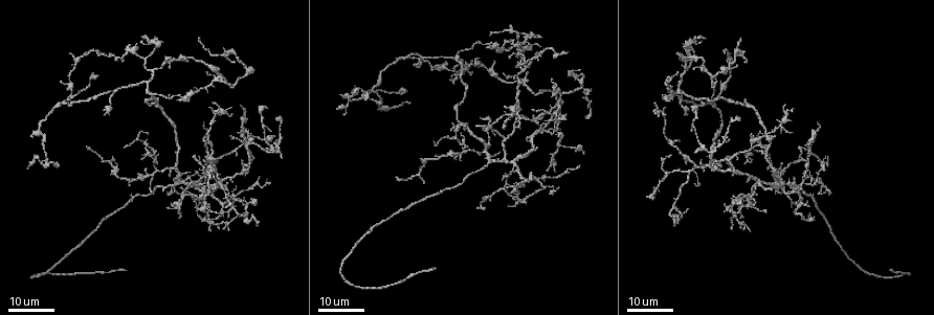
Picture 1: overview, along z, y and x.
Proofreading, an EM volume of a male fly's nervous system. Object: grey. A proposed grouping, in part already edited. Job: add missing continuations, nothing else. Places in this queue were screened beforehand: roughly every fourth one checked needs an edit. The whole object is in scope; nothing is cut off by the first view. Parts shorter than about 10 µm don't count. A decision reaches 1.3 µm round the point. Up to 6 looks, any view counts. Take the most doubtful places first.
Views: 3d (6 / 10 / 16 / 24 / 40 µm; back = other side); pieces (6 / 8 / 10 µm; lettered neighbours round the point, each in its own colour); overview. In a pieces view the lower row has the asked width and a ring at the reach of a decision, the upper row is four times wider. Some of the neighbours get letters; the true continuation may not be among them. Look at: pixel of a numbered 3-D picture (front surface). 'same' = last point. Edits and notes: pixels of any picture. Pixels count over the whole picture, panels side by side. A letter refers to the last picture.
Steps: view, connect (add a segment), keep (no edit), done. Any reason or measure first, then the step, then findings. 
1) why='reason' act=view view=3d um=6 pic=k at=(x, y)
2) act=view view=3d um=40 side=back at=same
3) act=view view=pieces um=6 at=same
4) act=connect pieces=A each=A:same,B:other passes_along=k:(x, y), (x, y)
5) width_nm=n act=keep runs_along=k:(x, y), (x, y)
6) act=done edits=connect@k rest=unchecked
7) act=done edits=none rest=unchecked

why='branch stops here' act=view view=3d um=24 pic=1 at=(125, 269)

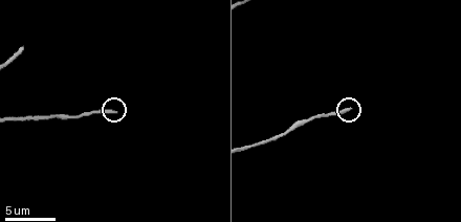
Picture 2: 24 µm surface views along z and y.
act=view view=pieces um=8 pic=2 at=(352, 109)

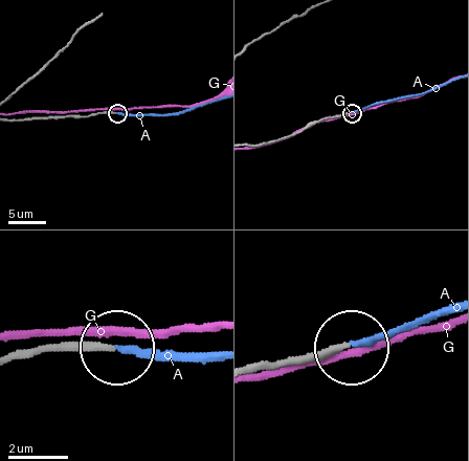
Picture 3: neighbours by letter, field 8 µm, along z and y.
width_nm=230 act=connect pieces=A each=A:same,G:other passes_along=3:(270, 366), (298, 366), (448, 313) found='it goes on there'

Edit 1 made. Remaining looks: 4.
why='branch stops here' act=view view=3d um=24 pic=1 at=(169, 195)

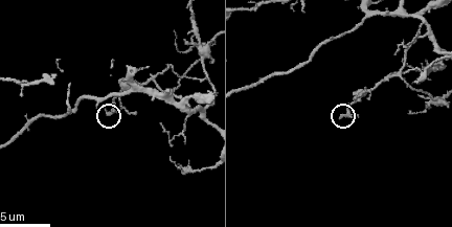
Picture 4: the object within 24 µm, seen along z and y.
why='what lies round it' act=view view=pieces um=8 pic=4 at=(107, 114)

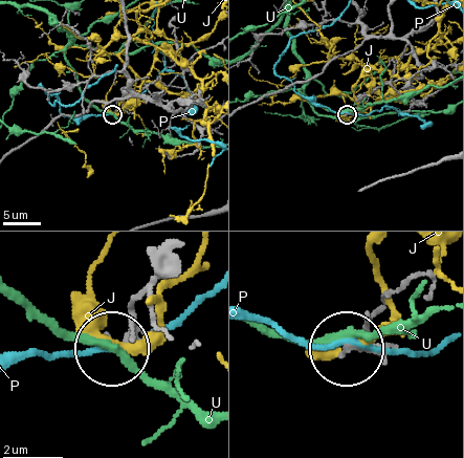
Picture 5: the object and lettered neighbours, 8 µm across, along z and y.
act=keep each=J:other,P:other,U:other runs_along=5:(160, 278), (133, 308), (117, 344) found='no lettered segment goes on from it'

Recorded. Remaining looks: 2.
why='tapers out' act=view view=3d um=24 pic=1 at=(540, 44)

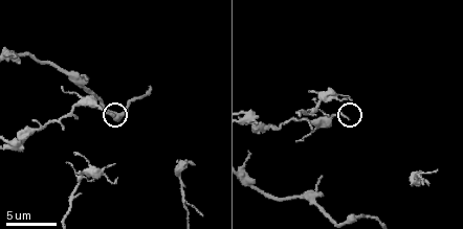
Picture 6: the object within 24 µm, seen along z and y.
act=view view=pieces um=8 pic=6 at=(113, 114)

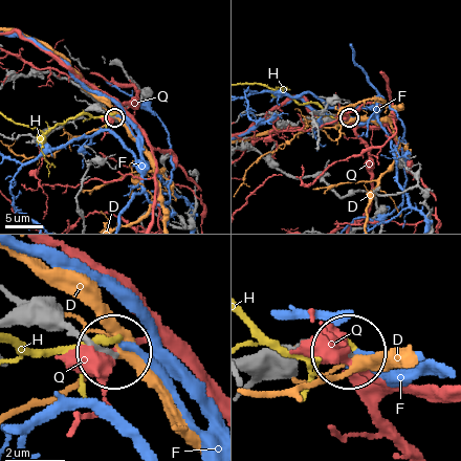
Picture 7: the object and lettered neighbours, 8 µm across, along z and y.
act=keep each=D:other,F:other,H:other,Q:other runs_along=7:(16, 325), (61, 325), (110, 352) found='none of them fits'

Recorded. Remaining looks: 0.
act=done edits=connect@3 rest=unchecked

